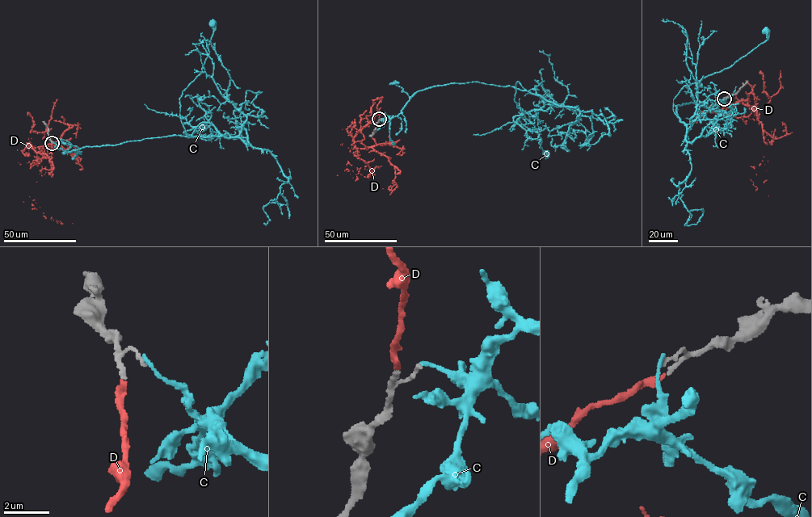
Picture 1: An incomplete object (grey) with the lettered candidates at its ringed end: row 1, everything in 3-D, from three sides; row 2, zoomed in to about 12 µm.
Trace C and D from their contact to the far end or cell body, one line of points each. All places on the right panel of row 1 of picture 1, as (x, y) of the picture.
C: (724, 98), (716, 111), (692, 102), (675, 106), (677, 116), (673, 110), (684, 86), (729, 67), (765, 31)
D: (724, 98), (712, 111), (730, 106), (731, 117), (752, 119), (768, 139), (766, 180), (755, 187), (768, 195)

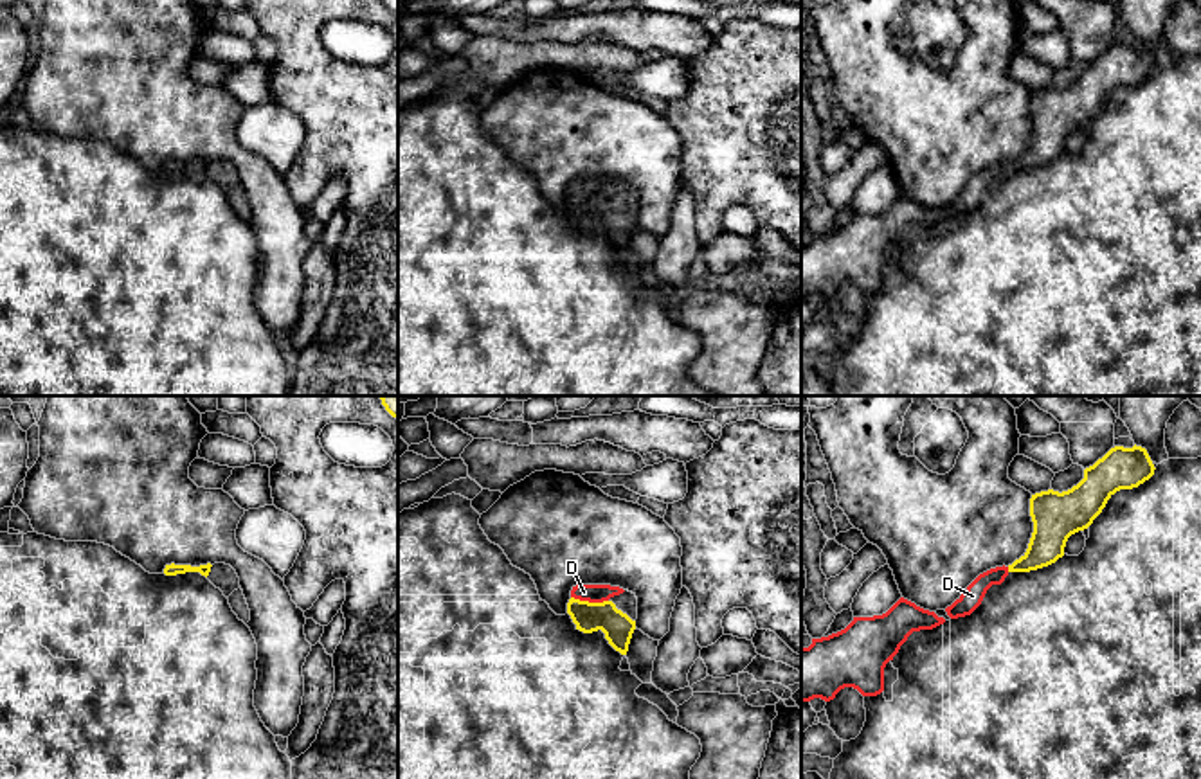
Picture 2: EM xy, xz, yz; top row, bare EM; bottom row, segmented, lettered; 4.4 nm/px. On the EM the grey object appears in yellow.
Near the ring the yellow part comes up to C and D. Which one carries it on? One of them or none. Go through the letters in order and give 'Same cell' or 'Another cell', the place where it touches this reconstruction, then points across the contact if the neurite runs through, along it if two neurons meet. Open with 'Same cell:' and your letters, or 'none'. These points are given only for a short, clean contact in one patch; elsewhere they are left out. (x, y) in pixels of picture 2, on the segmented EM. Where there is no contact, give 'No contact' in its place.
Same cell: D
C: Another cell. No contact
D: Same cell. Touches yellow at xz (587, 601). Path across: xz (618, 628), (587, 601), (584, 592)

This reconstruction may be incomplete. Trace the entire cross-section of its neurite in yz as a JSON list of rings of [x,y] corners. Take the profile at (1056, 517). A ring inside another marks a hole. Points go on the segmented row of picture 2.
[[[1142,446],[1111,448],[1084,479],[1068,491],[1041,491],[1030,498],[1034,533],[1026,552],[1008,567],[980,574],[967,590],[945,608],[951,619],[971,615],[992,585],[1001,585],[1010,572],[1030,572],[1064,556],[1071,534],[1088,529],[1107,500],[1120,489],[1133,489],[1154,475],[1154,464]]]

